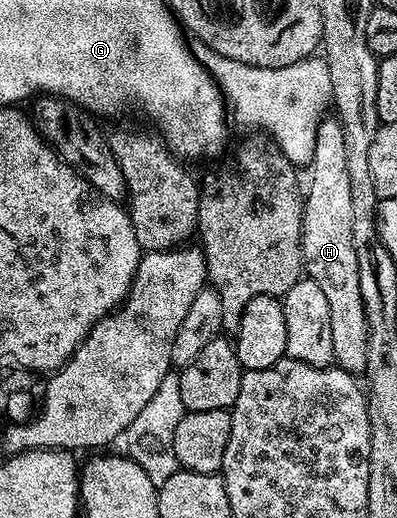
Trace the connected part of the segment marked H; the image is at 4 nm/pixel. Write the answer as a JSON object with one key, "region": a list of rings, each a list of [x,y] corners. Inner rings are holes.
{"region":[[[325,118],[318,126],[314,144],[314,158],[310,165],[312,173],[306,180],[304,196],[304,215],[300,234],[300,253],[304,255],[303,271],[307,279],[318,282],[326,303],[330,305],[330,339],[334,345],[335,367],[353,374],[360,374],[368,367],[366,362],[366,310],[362,302],[362,289],[358,282],[358,254],[354,246],[354,221],[350,198],[350,170],[346,170],[346,141],[342,135],[342,126],[336,118]]]}

